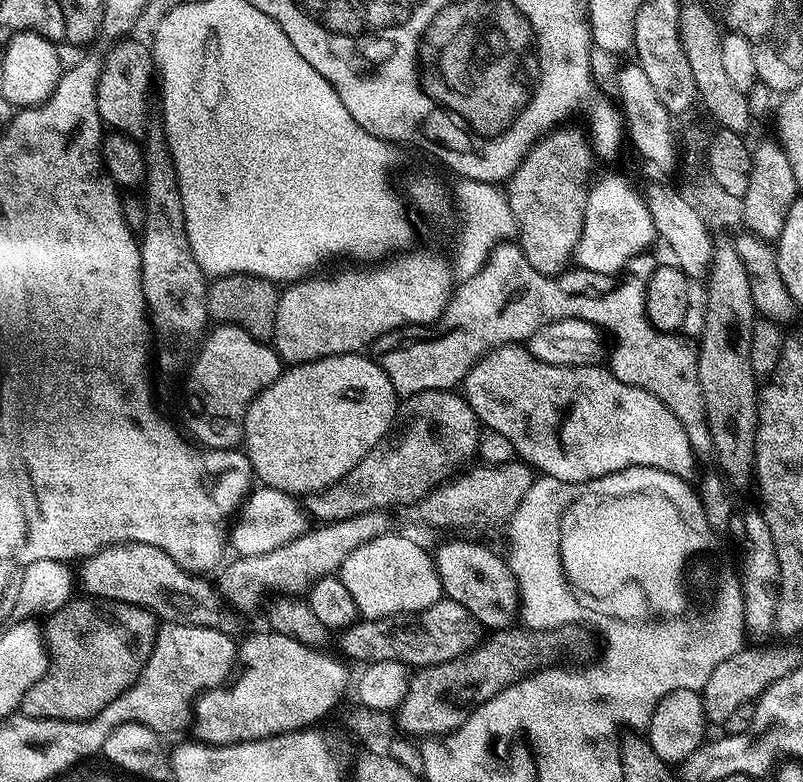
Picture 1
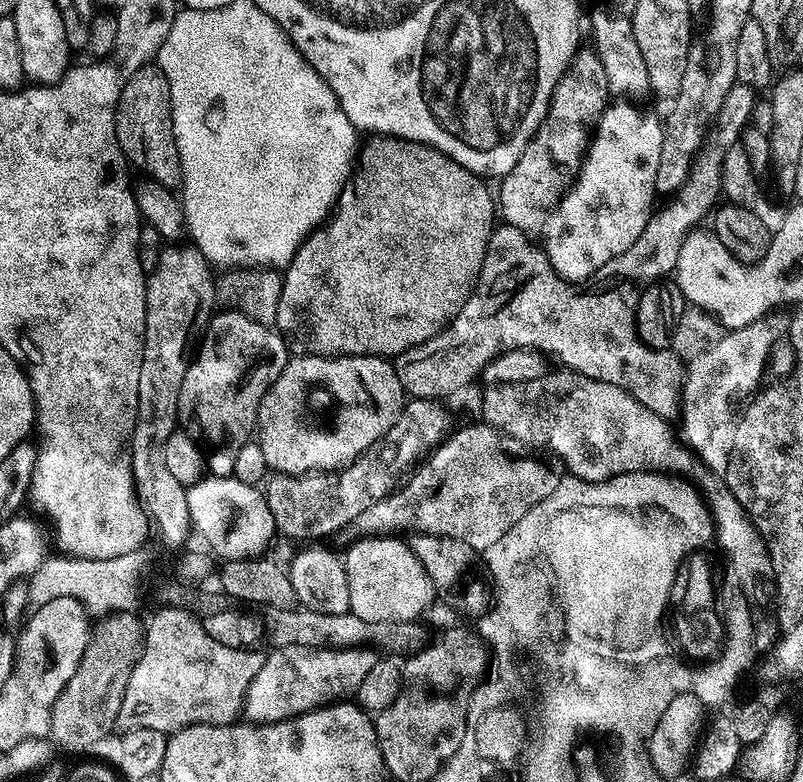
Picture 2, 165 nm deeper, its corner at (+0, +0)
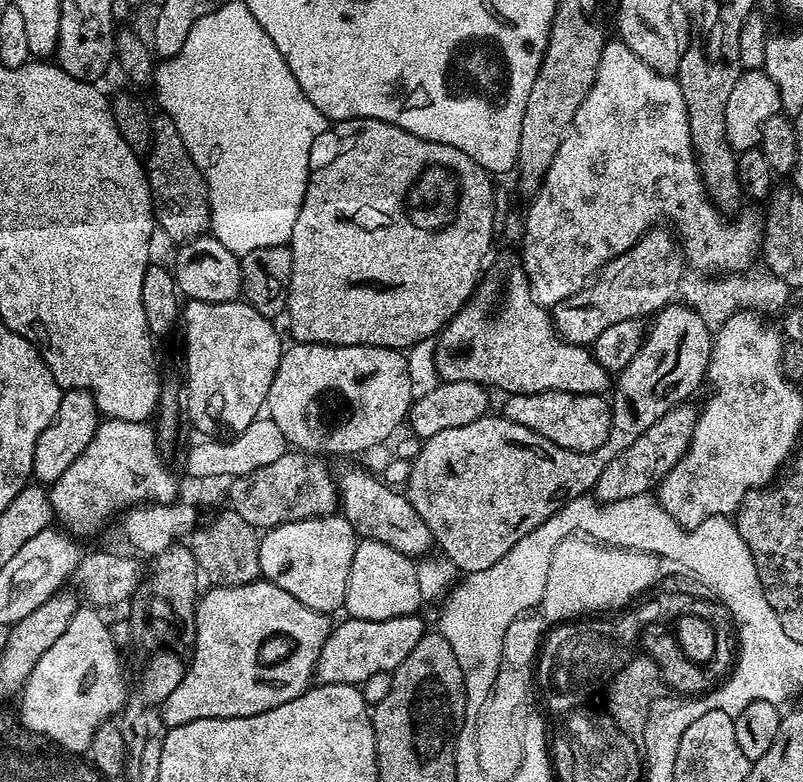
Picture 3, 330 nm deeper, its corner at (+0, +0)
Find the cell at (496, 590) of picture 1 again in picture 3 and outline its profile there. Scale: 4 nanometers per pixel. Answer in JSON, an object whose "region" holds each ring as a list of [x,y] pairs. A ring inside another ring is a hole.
{"region":[[[348,466],[335,475],[336,491],[343,516],[350,522],[359,539],[383,542],[399,553],[413,558],[427,555],[434,541],[426,522],[414,509],[405,493],[385,484],[366,470]]]}

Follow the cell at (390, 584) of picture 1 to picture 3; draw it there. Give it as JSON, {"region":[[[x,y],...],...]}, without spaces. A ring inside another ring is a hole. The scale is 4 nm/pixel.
{"region":[[[361,539],[354,550],[354,562],[350,562],[350,578],[346,582],[346,598],[343,611],[353,620],[385,620],[399,616],[411,616],[422,604],[416,573],[417,561],[399,553],[383,542]]]}

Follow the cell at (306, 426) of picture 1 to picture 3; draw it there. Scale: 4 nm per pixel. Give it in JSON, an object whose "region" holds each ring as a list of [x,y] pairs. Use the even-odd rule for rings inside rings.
{"region":[[[293,343],[291,347],[292,348],[285,347],[283,349],[280,361],[278,362],[278,370],[274,374],[274,382],[270,382],[270,394],[268,395],[268,403],[266,405],[266,416],[272,419],[275,425],[282,430],[282,433],[284,433],[285,438],[287,438],[289,445],[291,445],[293,449],[309,454],[325,454],[324,452],[329,452],[329,454],[332,456],[348,456],[351,454],[351,452],[364,452],[367,450],[367,448],[372,448],[375,446],[375,444],[382,443],[383,440],[386,439],[387,436],[399,426],[400,423],[403,425],[405,421],[407,421],[408,413],[411,412],[414,403],[414,395],[412,396],[412,376],[410,373],[408,373],[408,360],[406,357],[404,357],[407,355],[405,355],[403,351],[394,348],[379,348],[378,346],[334,346],[333,344]]]}

